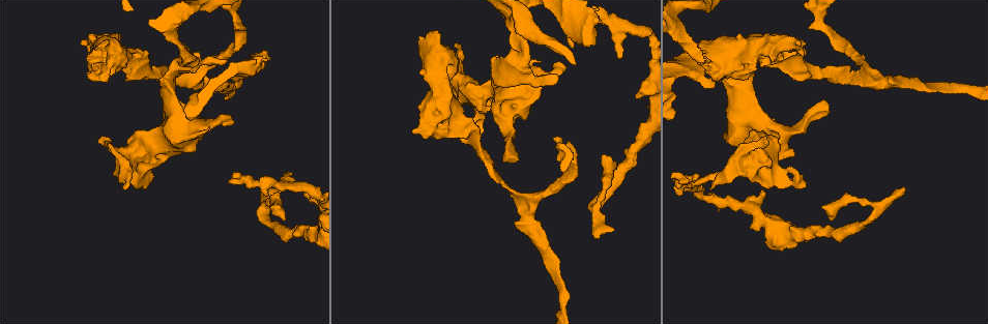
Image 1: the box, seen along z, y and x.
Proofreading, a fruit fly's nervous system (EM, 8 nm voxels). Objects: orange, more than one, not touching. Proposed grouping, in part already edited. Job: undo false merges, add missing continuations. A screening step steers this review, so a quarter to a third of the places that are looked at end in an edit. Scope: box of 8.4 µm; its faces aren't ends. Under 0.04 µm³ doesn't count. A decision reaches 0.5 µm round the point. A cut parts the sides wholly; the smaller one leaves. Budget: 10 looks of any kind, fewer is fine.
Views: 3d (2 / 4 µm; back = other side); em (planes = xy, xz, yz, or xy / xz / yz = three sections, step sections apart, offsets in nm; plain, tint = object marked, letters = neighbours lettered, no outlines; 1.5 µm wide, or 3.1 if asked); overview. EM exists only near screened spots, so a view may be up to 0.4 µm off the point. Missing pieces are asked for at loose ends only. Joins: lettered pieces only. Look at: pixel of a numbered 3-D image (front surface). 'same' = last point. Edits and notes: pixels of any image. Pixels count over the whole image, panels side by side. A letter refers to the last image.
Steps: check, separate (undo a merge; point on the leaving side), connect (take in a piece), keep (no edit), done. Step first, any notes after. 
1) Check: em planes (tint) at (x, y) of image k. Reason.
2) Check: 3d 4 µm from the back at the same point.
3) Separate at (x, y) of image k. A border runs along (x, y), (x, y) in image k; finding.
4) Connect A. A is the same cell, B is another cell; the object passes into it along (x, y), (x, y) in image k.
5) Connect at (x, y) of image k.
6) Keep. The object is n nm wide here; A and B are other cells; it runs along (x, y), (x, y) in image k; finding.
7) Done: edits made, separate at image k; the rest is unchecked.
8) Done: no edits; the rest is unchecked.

Check: 3d 4 µm at (266, 51) of image 1. Branch stops here.

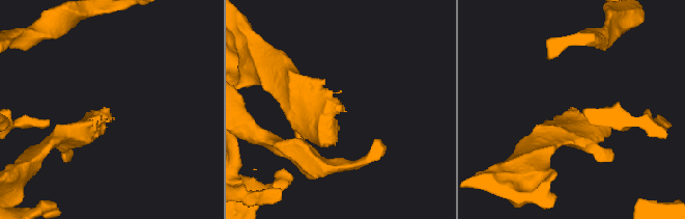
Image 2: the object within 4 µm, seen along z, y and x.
Check: em planes (letters) at (340, 106) of image 2.

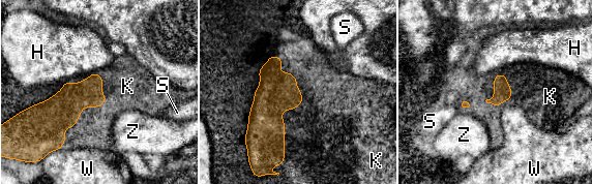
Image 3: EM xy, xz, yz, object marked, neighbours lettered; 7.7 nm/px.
Connect K. K is the same cell, H, S, W and Z are other cells; the object passes into it along (277, 91), (297, 105), (322, 126) in image 3; the neuron continues.

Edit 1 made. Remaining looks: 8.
Check: em xy step 4 (letters) at (512, 66) of image 1. A fork.

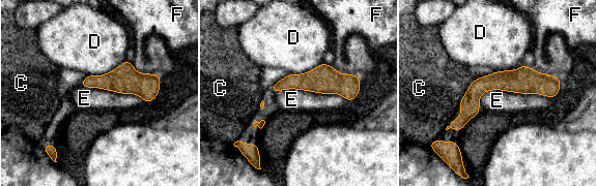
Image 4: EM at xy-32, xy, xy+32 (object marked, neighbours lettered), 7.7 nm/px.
Keep. C, D, E and F are other cells; a border runs along (551, 98), (486, 90), (479, 102) in image 4; all the same neuron.

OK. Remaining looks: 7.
Check: 3d 4 µm at (178, 78) of image 1. Branch point.

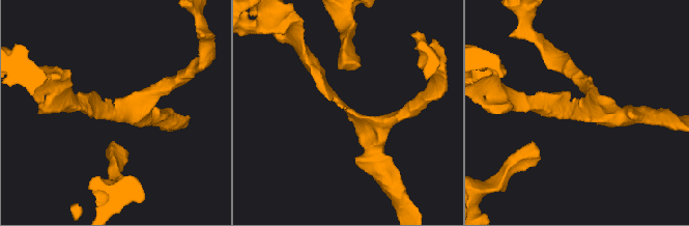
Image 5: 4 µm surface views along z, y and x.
Check: em planes (letters) at (116, 110) of image 5. Need the tissue.

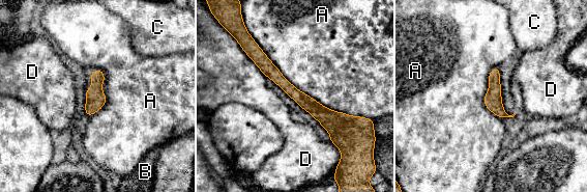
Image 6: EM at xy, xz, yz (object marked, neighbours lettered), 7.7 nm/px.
Keep. A, B, C and D are other cells; continuous, no second neuron.

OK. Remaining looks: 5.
Check: em yz step 4 (tint) at (458, 44) of image 1. Free end.

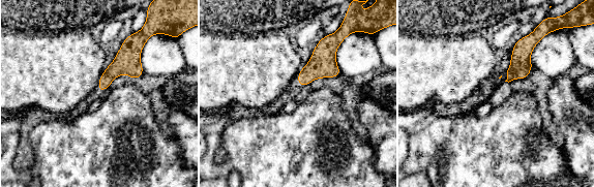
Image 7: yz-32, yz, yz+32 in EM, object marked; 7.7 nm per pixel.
Check: em planes (letters) at the same point.

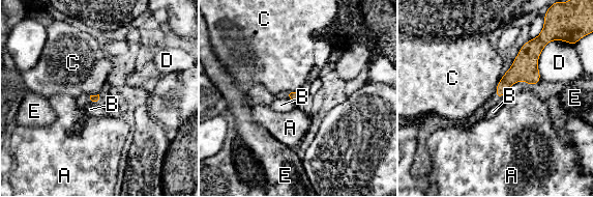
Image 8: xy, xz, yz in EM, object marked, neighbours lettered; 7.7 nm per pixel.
Keep. A, B, C, D and E are other cells; a border runs along (505, 72), (495, 88) in image 8; none of them fits.

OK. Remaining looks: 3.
Done: edits made, connect at image 3; the rest is unchecked.

